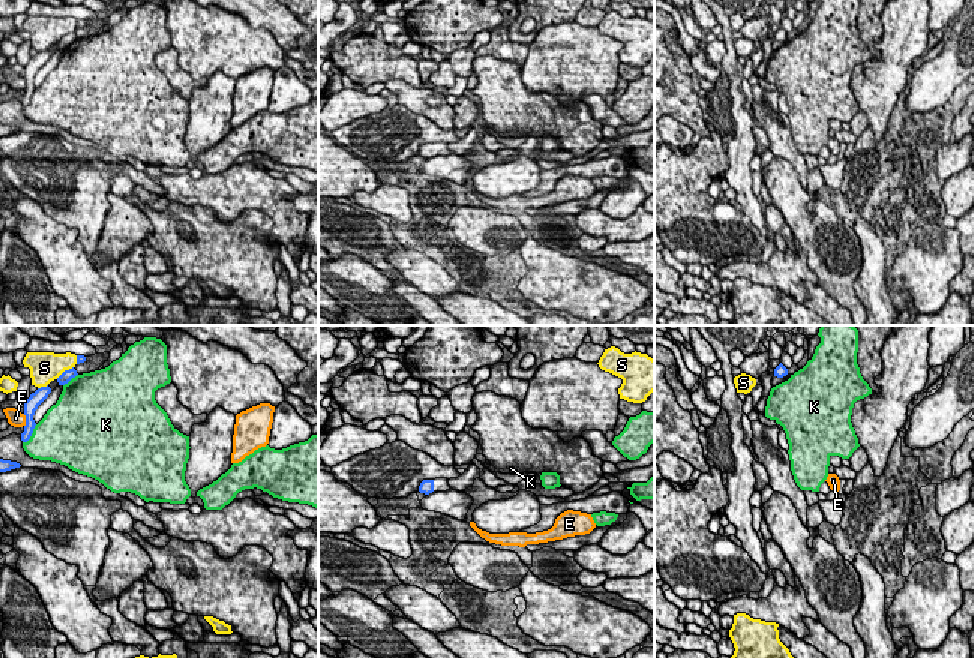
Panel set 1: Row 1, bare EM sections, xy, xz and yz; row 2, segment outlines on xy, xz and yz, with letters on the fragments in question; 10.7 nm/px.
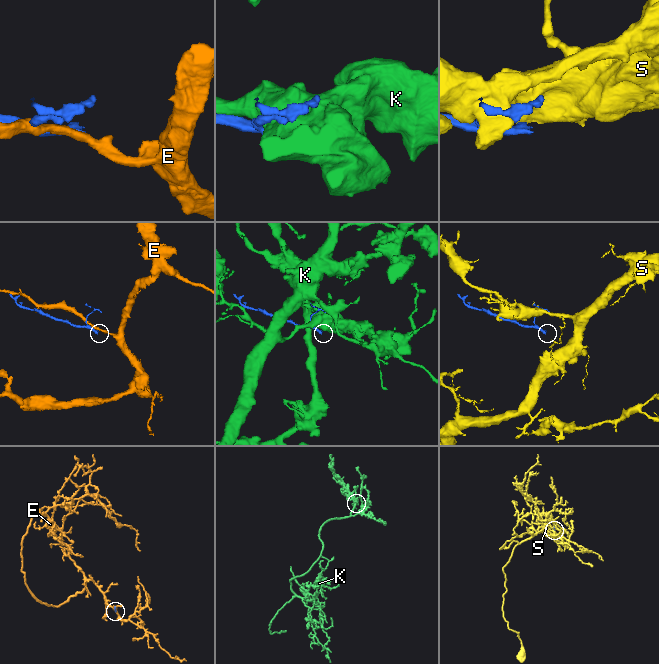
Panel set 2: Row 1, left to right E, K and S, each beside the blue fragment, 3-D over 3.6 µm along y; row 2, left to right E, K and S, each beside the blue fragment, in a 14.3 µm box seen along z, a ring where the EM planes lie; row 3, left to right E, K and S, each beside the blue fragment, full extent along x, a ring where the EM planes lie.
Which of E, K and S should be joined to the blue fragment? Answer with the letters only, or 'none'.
none

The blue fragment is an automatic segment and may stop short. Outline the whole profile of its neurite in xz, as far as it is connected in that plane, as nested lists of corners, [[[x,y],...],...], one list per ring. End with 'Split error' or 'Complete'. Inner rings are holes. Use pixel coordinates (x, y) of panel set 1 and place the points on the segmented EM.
[[[447,478],[423,480],[419,486],[419,492],[429,495],[432,492],[446,492],[450,490]]]. Split error

